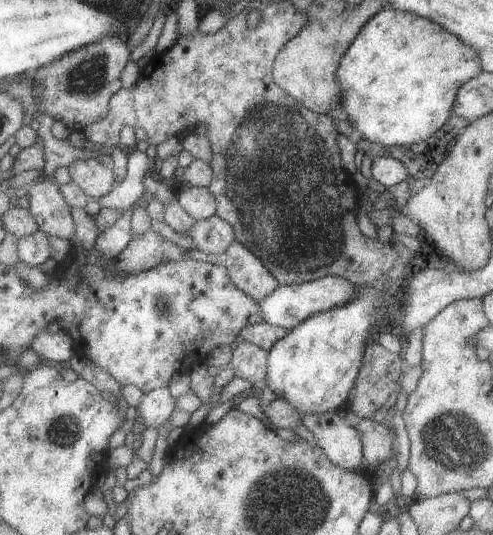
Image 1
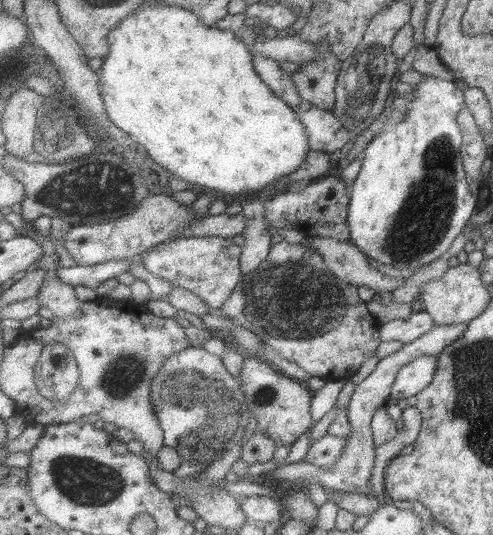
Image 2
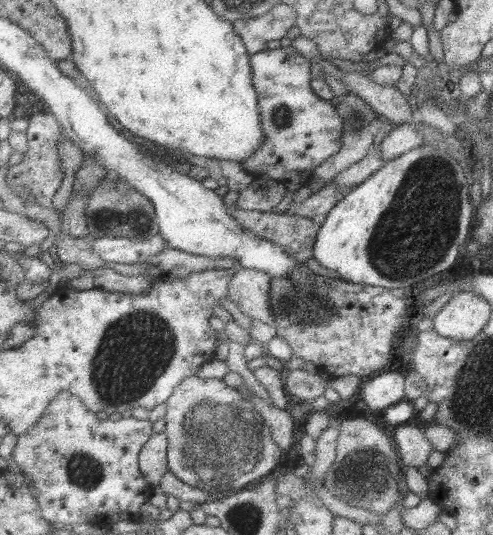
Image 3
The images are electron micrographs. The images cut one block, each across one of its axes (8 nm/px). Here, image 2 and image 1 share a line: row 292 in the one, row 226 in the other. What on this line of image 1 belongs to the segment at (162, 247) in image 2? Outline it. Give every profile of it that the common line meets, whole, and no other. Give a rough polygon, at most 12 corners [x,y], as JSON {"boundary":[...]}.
{"boundary":[[225,218],[196,220],[195,249],[221,259],[236,240]]}

